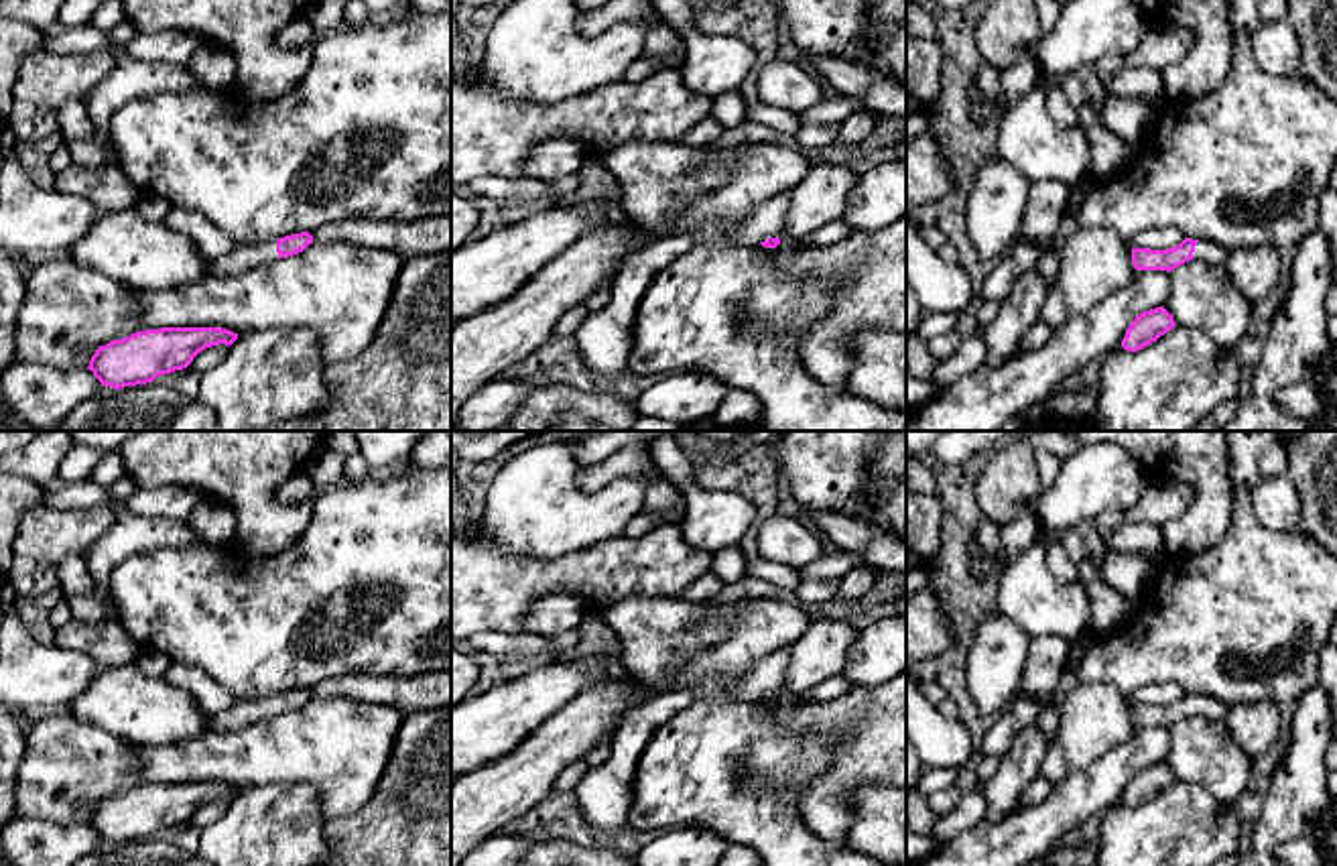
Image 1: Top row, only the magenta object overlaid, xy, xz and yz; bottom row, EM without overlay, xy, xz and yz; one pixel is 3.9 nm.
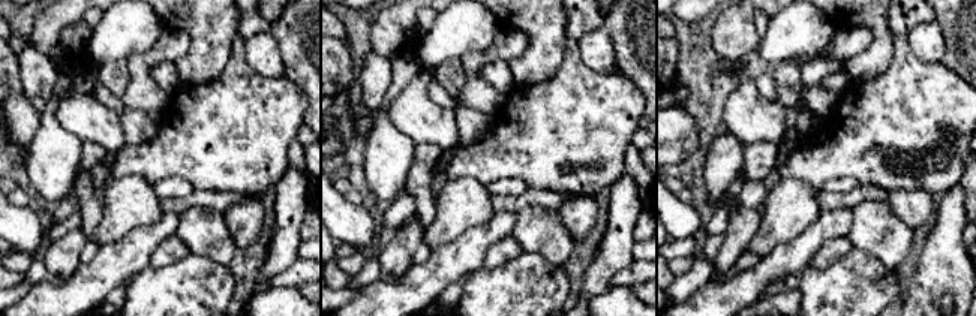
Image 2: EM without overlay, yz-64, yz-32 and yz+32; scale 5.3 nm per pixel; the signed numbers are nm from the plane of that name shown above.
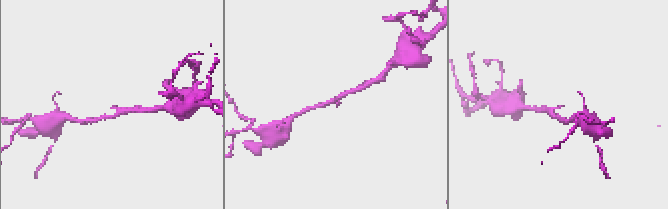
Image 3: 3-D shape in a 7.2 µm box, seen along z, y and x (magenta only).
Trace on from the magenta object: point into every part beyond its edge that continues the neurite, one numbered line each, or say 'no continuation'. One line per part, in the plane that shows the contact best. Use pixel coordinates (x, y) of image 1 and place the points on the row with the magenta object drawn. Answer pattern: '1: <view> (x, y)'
1: yz (1210, 253)

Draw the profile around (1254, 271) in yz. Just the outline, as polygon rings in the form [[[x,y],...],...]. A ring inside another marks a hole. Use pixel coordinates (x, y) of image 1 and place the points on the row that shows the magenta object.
[[[1270,246],[1227,250],[1225,272],[1252,305],[1272,293],[1280,279],[1280,252]]]

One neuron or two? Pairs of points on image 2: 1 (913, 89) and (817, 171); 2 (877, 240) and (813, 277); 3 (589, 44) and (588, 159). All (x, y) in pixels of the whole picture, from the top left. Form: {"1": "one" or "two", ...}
{"1": "one", "2": "two", "3": "two"}

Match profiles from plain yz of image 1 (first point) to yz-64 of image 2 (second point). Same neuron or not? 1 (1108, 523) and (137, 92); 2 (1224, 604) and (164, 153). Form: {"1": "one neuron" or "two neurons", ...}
{"1": "one neuron", "2": "one neuron"}

